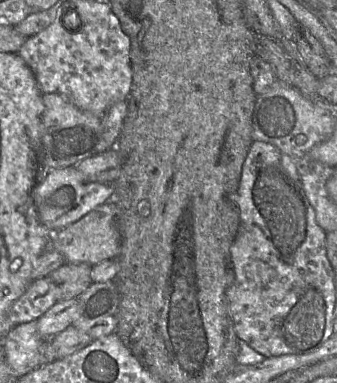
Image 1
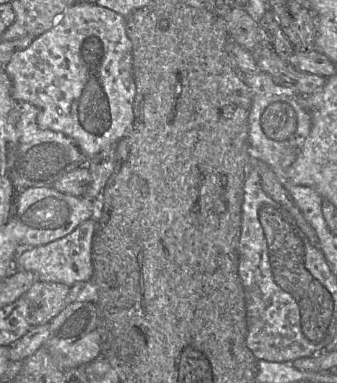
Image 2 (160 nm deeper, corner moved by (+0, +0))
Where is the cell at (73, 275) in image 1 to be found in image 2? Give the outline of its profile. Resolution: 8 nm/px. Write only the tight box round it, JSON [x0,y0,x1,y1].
[22,280,70,327]

